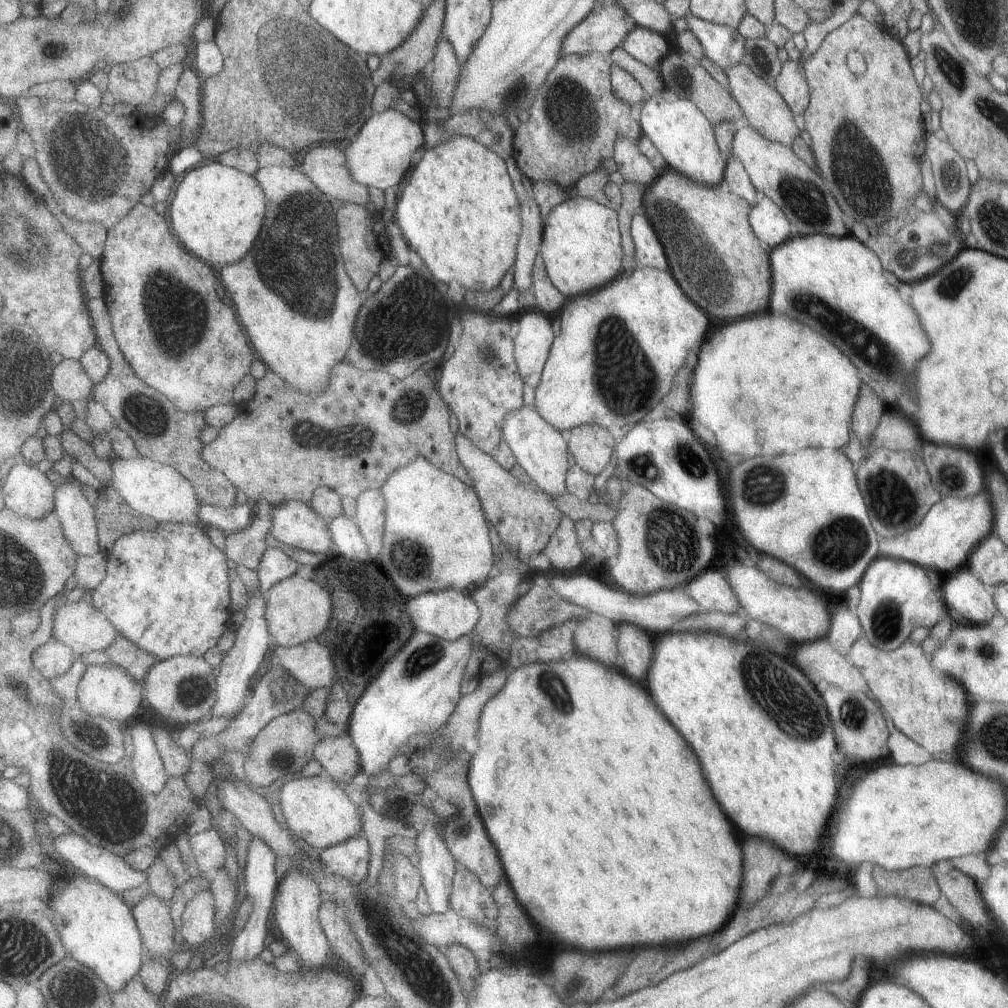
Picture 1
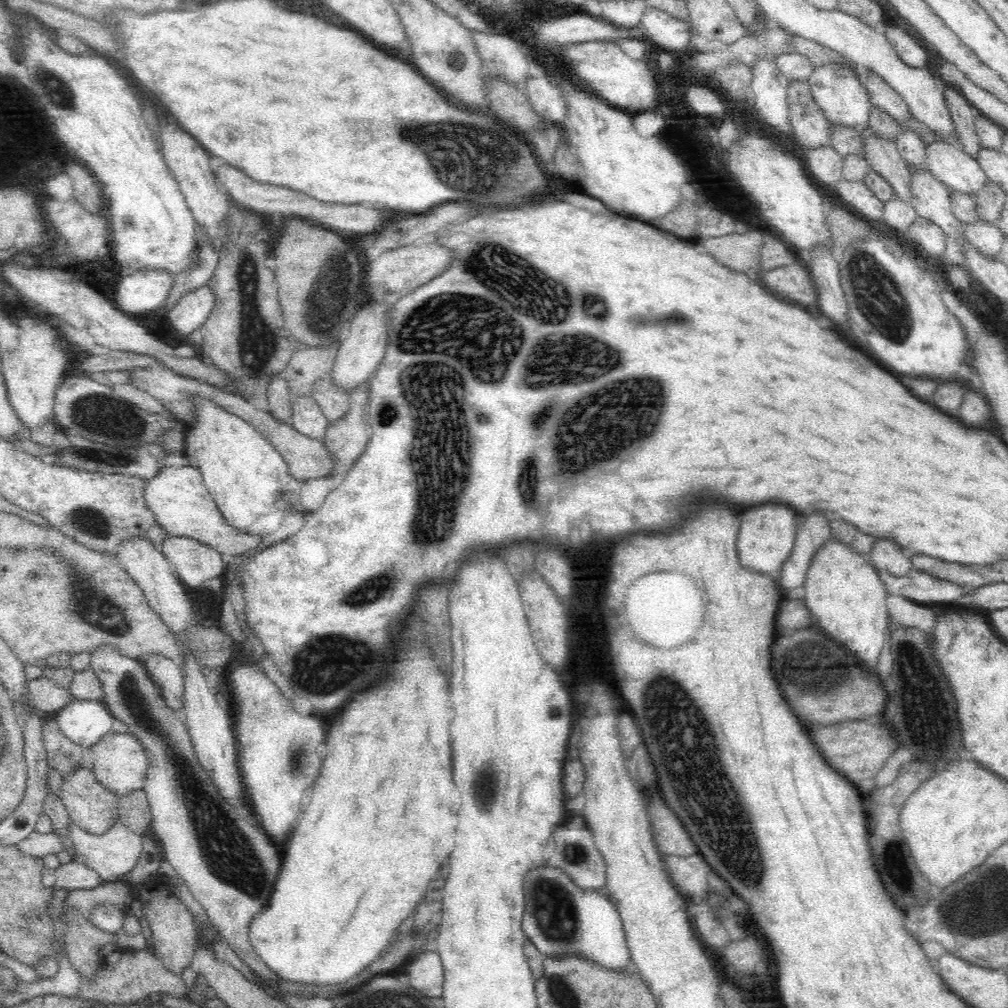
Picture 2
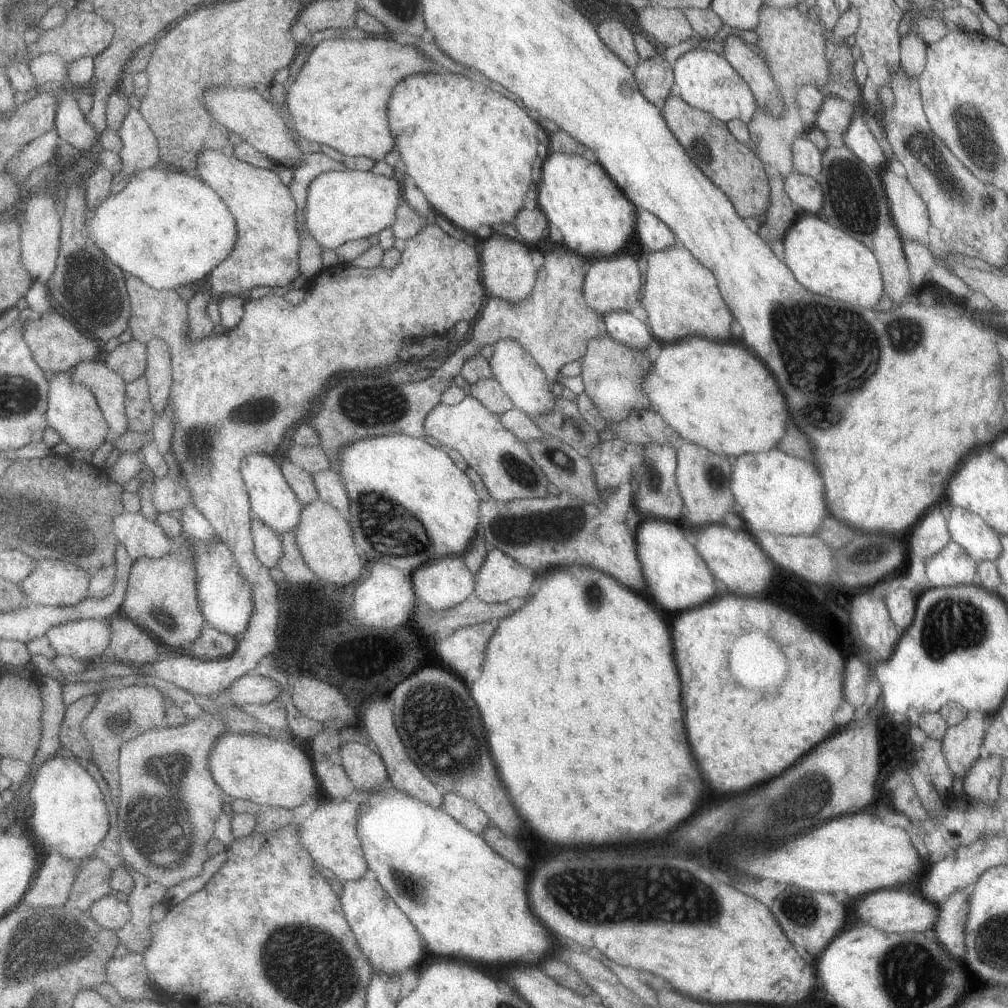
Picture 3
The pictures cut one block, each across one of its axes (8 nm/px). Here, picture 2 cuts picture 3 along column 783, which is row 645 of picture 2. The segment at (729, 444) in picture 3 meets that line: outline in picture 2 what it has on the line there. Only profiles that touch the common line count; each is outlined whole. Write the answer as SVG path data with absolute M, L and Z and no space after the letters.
M410 620L402 636L402 642L398 644L394 664L390 664L388 676L382 682L378 682L374 688L356 694L342 710L340 720L334 720L330 730L326 730L322 772L316 784L312 786L312 792L308 794L308 802L304 806L302 818L298 820L294 832L288 838L288 846L286 846L288 852L284 852L282 868L278 872L278 880L274 882L270 900L266 902L266 908L262 908L260 914L256 914L248 924L248 940L254 954L272 970L274 976L278 976L284 982L338 986L338 984L346 984L348 980L354 980L362 970L370 970L372 964L386 954L390 942L402 932L404 922L416 912L418 904L428 894L428 886L442 870L442 866L448 864L448 858L454 852L454 844L456 844L454 832L456 832L456 814L460 808L458 804L460 796L452 780L452 756L450 756L450 738L448 738L448 724L452 720L450 682L446 680L440 668L442 662L434 652L436 650L434 636L436 636L436 628L428 624L424 628L418 620Z

